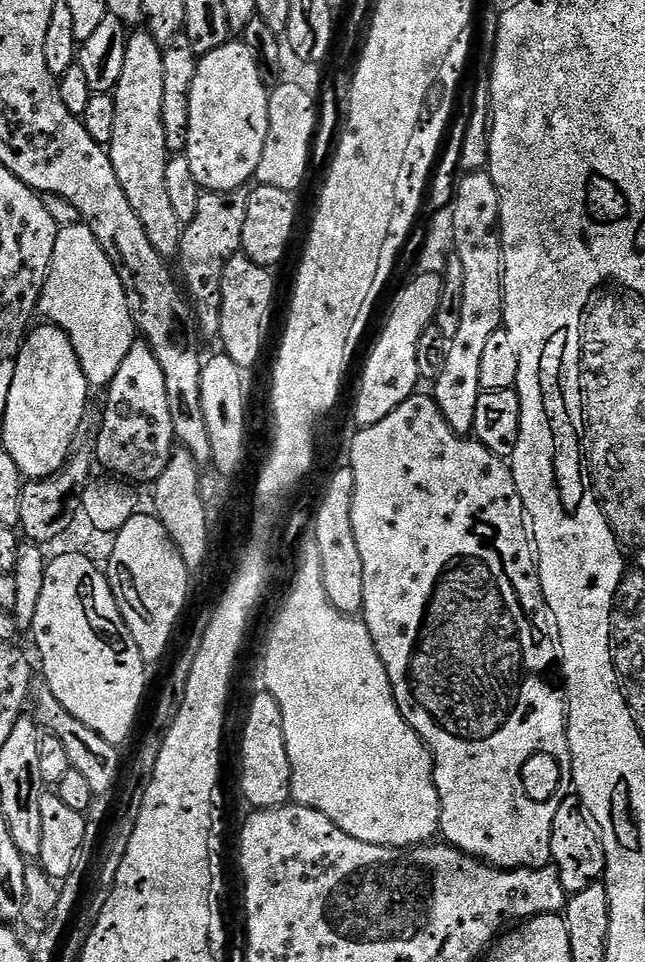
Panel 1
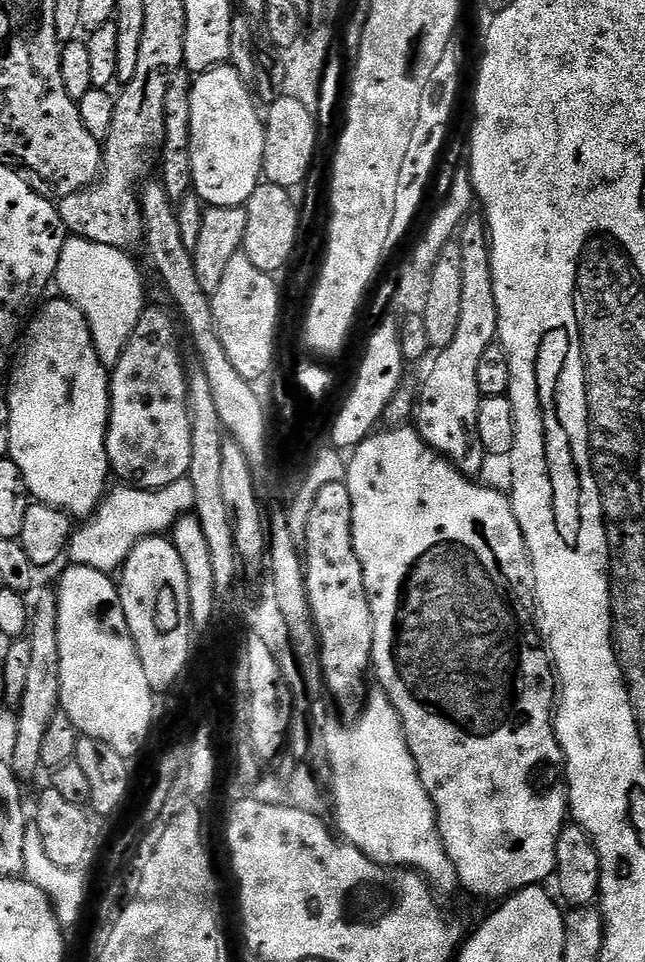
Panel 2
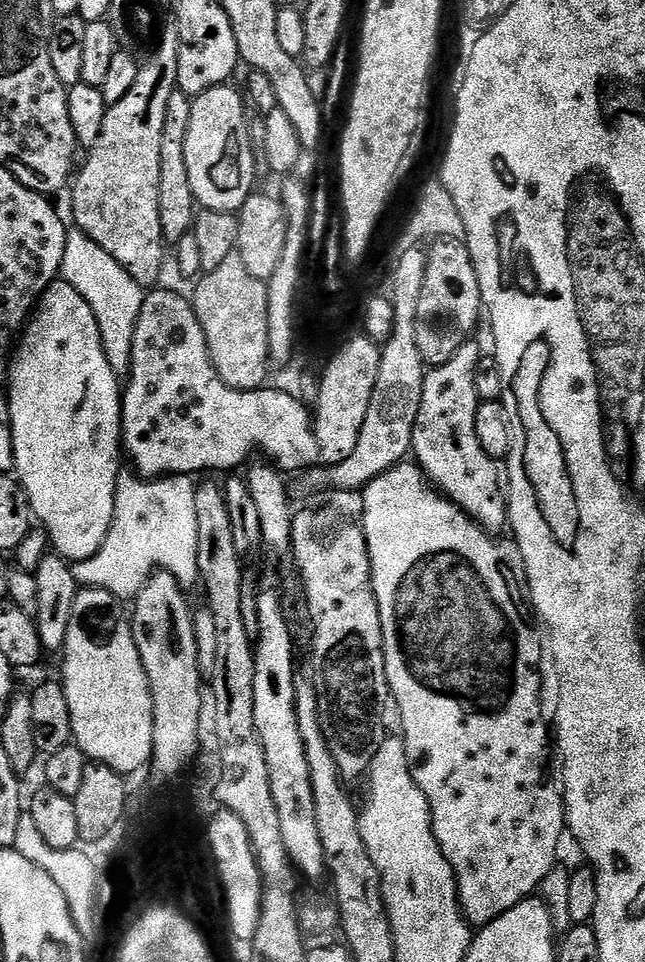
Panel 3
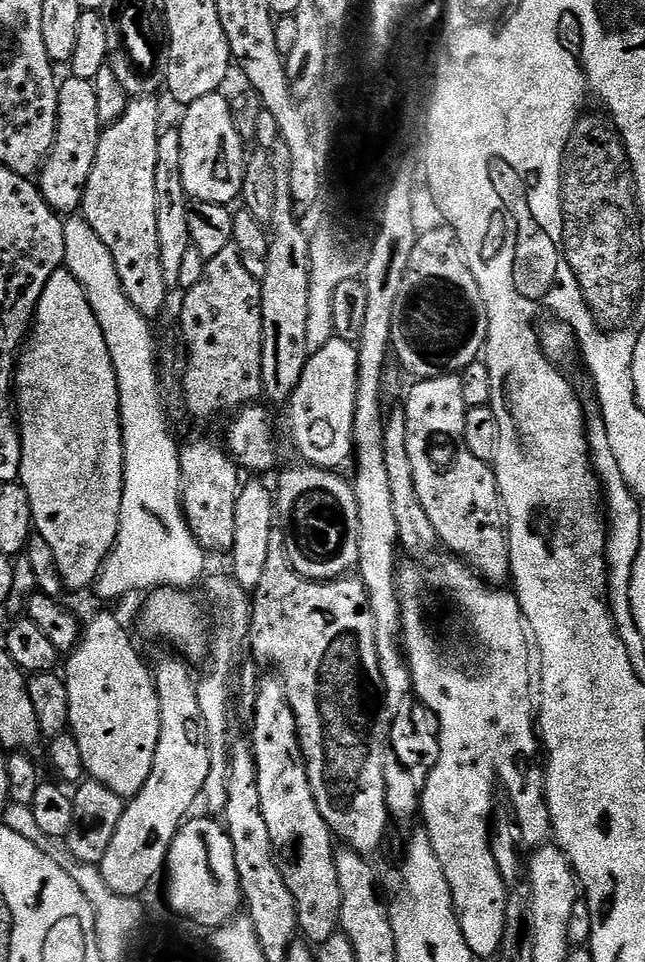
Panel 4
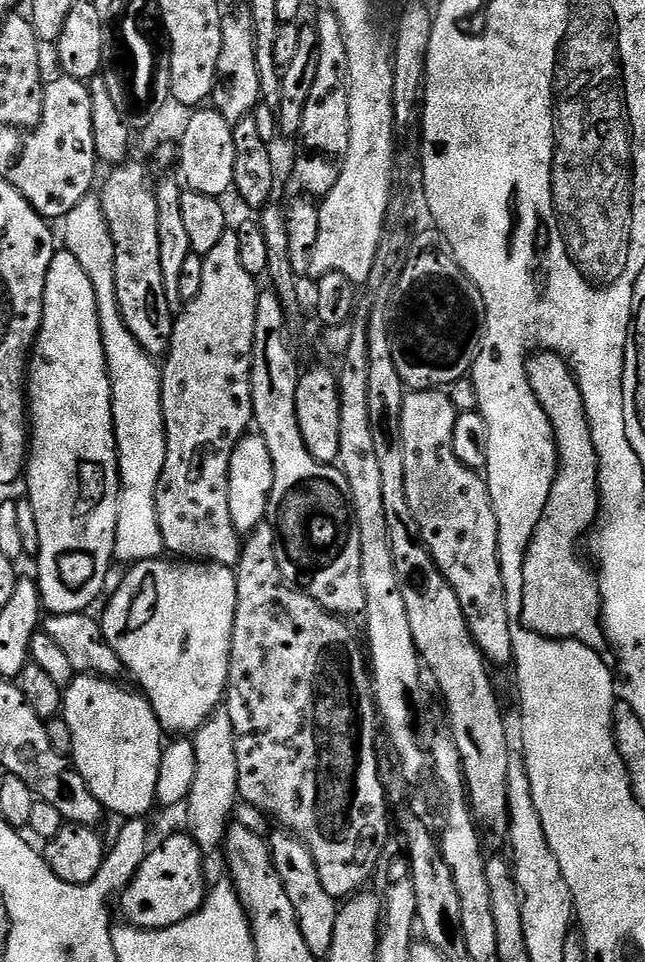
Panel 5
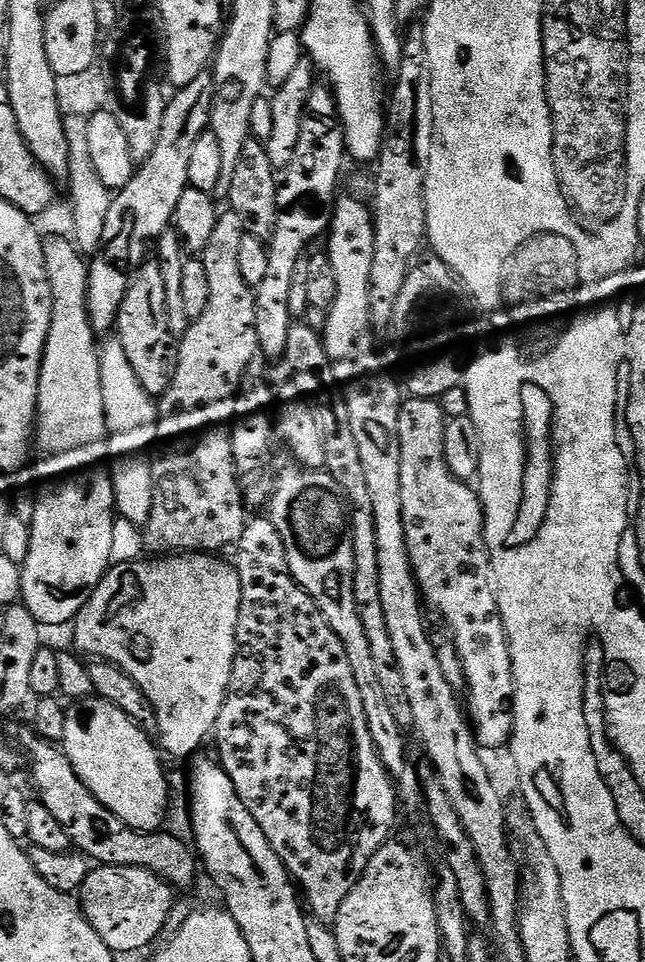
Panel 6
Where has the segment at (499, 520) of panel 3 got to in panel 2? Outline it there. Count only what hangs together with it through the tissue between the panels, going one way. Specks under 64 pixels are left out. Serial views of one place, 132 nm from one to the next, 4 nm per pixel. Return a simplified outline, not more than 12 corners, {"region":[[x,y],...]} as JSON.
{"region":[[483,215],[458,229],[462,314],[418,388],[414,426],[475,477],[478,362],[498,340]]}

